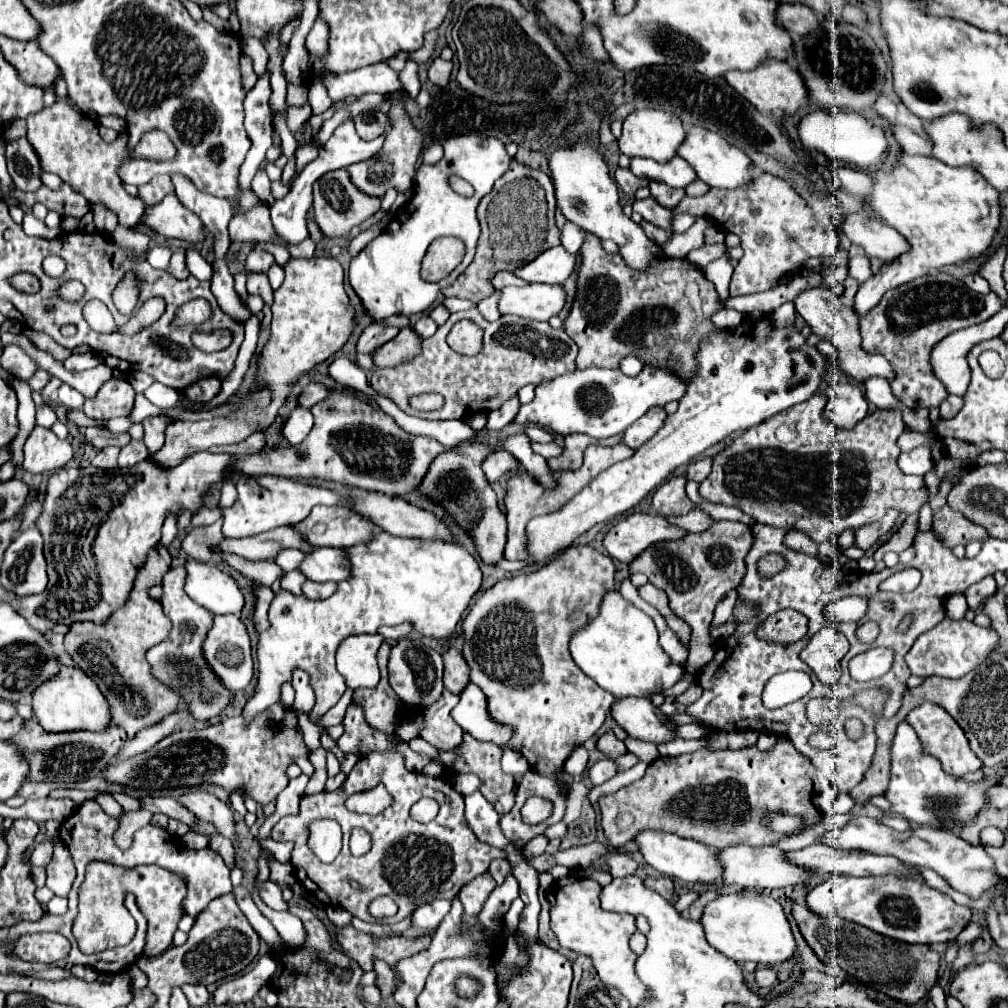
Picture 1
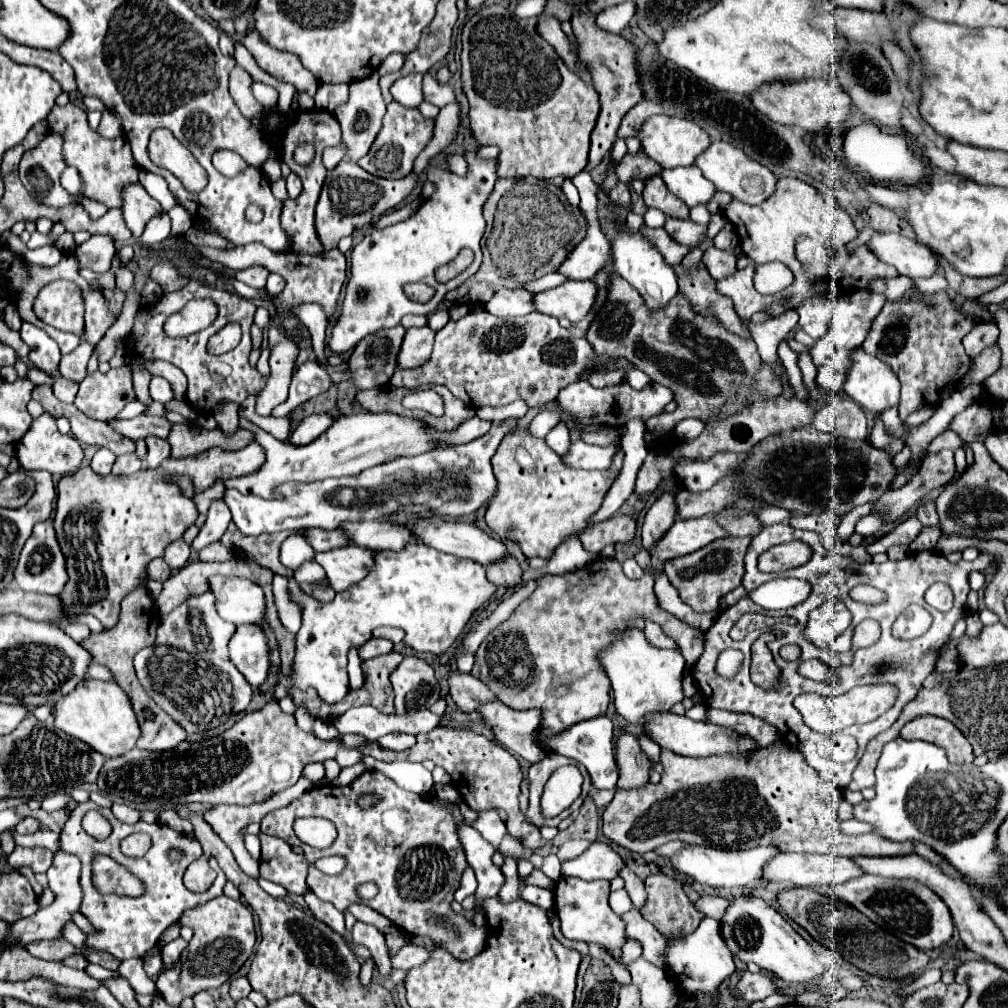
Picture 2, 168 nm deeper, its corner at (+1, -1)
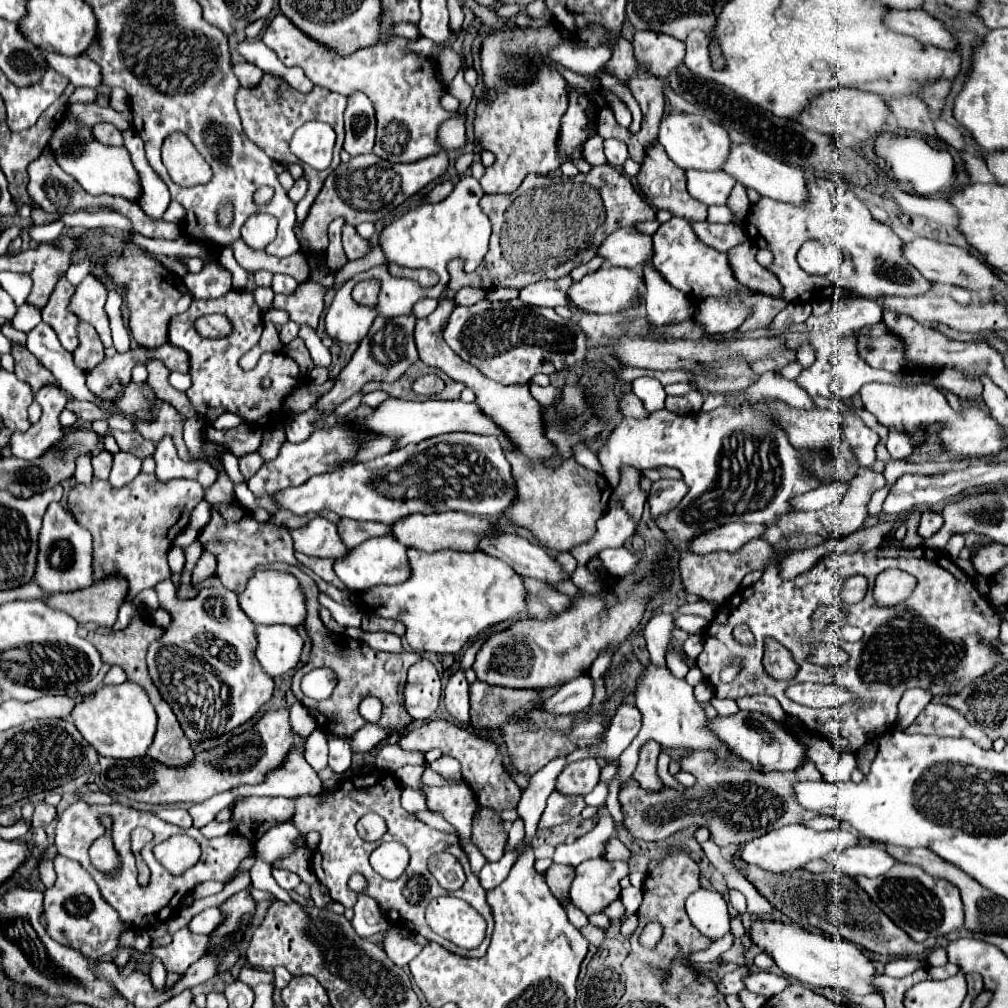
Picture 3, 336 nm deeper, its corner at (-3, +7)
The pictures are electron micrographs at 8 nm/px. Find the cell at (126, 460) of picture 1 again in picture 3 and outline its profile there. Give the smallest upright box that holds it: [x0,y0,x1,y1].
[110,451,142,487]

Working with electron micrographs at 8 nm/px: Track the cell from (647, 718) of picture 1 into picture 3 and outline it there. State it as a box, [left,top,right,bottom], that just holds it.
[708,711,806,771]

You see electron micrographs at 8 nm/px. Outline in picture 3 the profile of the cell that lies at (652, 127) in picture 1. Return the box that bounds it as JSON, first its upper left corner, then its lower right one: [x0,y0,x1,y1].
[660,113,730,171]

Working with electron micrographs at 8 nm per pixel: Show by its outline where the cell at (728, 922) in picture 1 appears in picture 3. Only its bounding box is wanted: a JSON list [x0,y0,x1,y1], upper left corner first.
[750,919,876,995]

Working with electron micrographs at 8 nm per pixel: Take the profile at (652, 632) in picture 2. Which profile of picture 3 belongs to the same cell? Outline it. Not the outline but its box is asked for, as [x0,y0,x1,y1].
[666,643,688,677]

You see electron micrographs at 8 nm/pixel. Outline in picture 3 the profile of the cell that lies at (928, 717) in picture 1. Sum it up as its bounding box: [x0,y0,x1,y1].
[906,703,992,749]

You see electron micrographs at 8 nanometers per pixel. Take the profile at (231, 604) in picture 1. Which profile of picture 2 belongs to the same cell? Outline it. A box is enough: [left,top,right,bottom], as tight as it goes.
[210,577,266,625]

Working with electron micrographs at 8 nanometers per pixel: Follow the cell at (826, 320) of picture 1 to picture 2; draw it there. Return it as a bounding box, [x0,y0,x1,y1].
[844,349,900,415]

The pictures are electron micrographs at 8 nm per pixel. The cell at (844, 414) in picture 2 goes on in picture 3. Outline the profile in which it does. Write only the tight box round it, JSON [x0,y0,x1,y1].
[842,415,878,467]

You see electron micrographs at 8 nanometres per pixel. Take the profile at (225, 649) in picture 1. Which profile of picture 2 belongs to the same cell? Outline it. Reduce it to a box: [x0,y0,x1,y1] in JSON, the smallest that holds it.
[230,625,270,689]

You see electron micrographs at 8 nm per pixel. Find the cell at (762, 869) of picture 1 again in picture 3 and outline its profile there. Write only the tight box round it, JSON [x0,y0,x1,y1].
[824,845,896,877]

